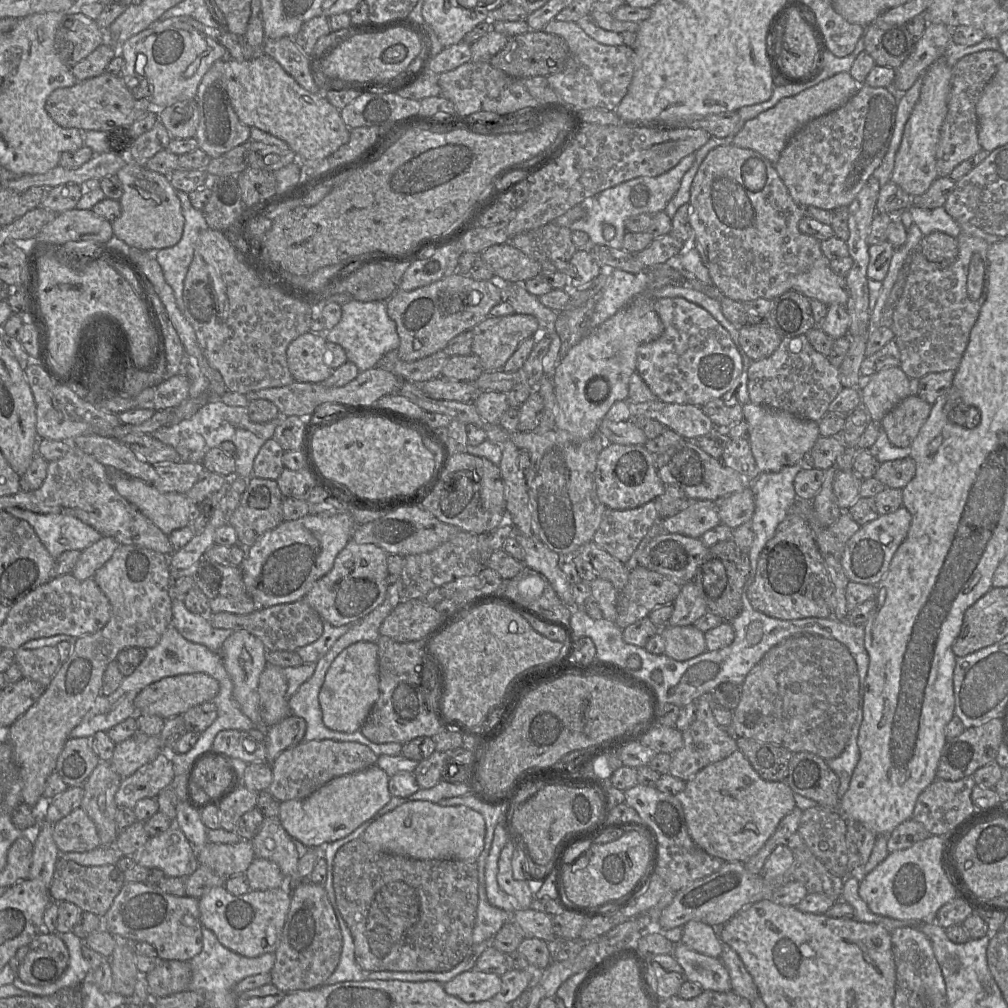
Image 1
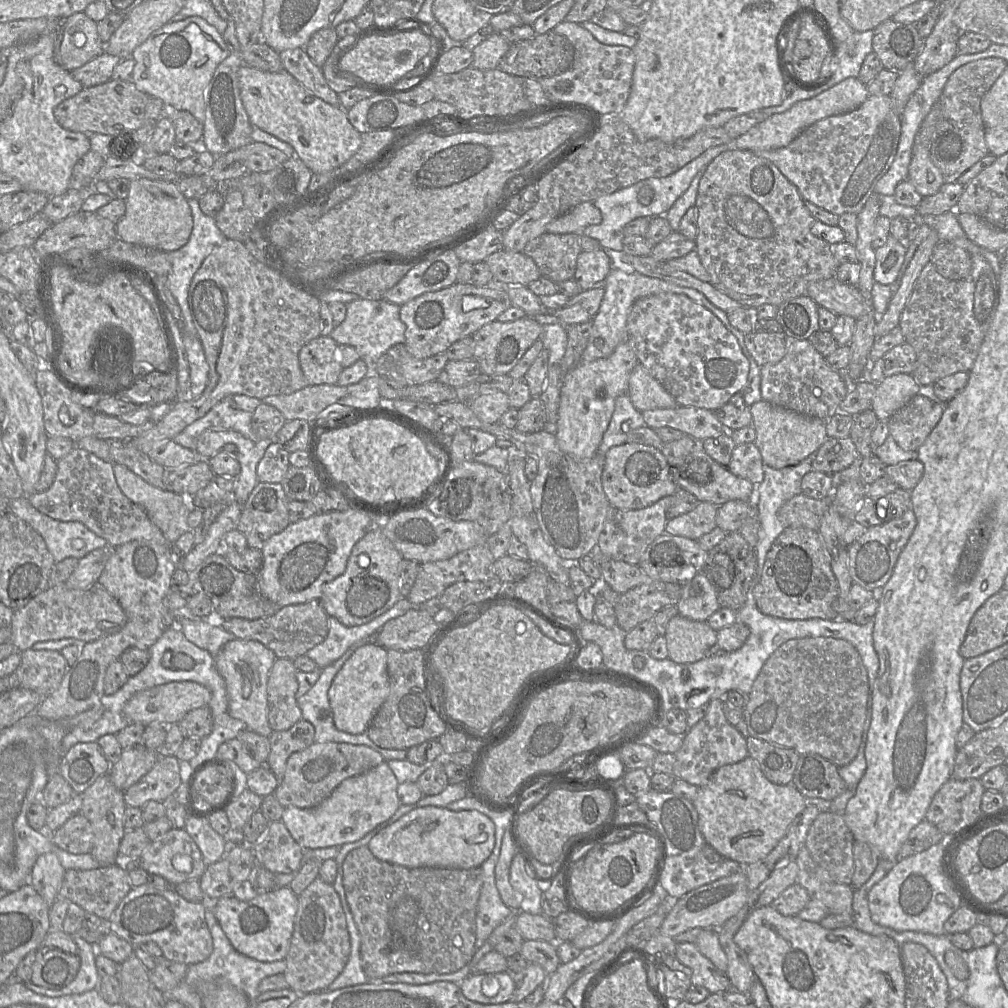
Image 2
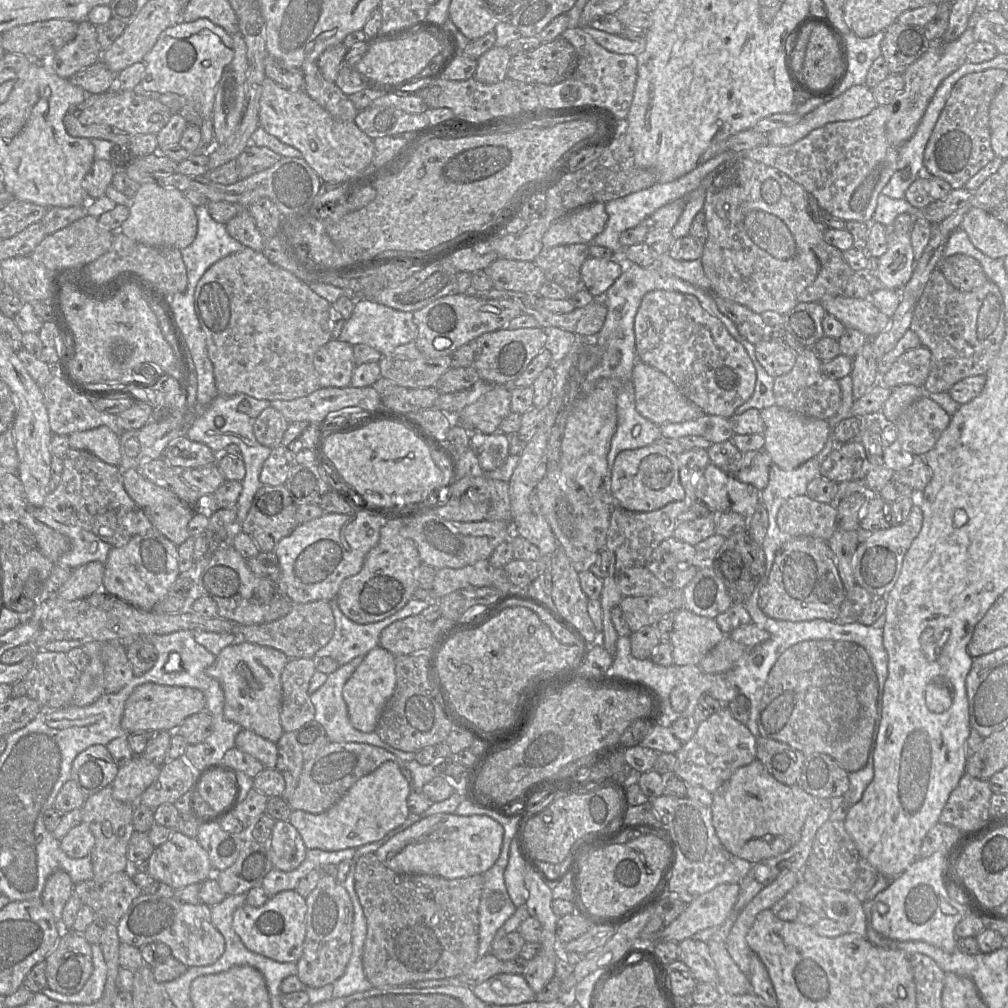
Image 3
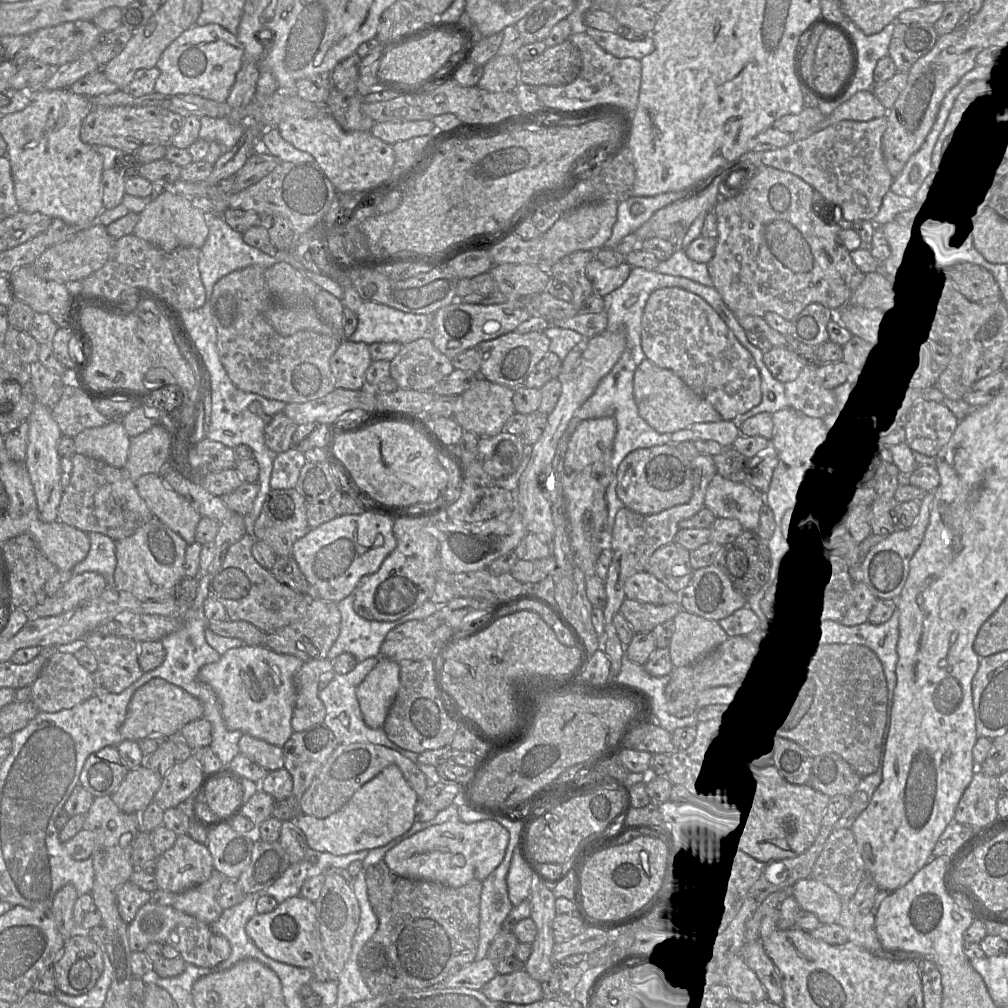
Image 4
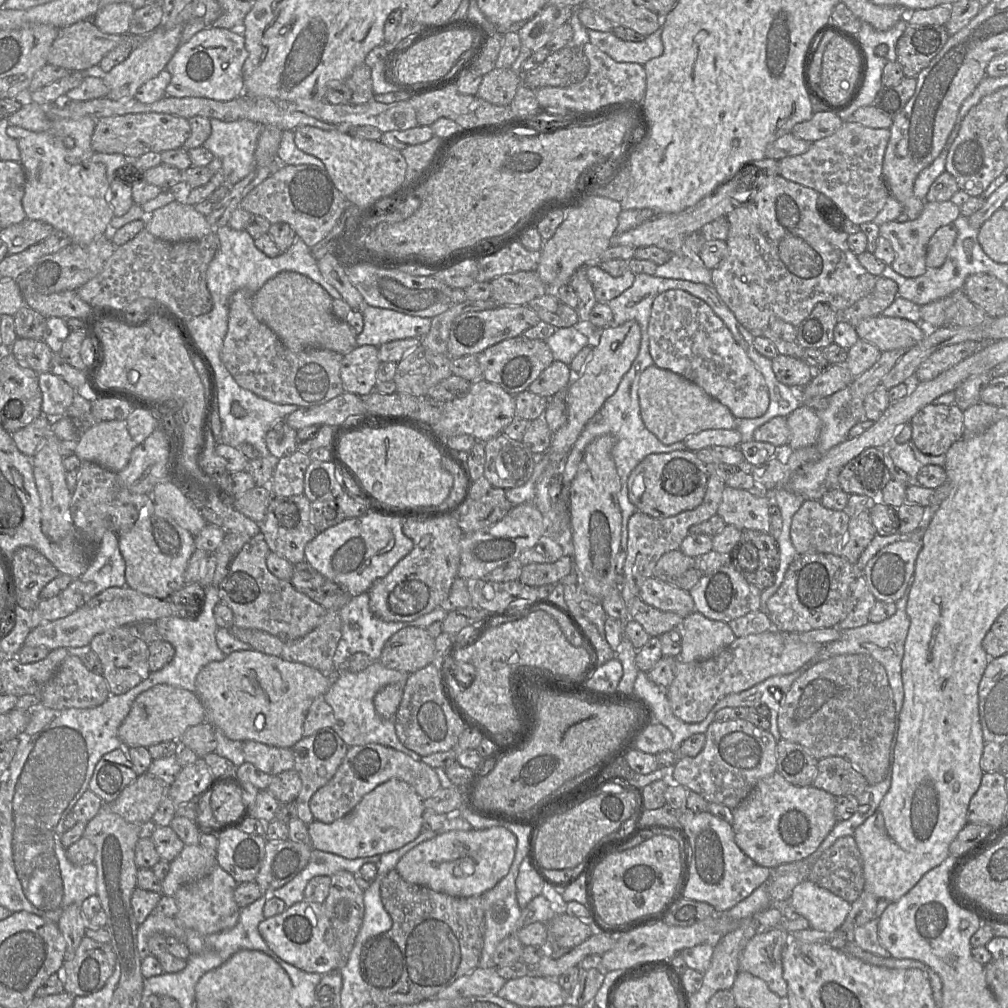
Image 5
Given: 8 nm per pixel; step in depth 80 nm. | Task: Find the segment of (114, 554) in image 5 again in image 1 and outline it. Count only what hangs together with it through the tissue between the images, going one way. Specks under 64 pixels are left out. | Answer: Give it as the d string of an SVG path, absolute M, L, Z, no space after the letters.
M17 507L7 510L30 524L53 559L68 550L83 551L102 535L76 517L64 514L40 514Z

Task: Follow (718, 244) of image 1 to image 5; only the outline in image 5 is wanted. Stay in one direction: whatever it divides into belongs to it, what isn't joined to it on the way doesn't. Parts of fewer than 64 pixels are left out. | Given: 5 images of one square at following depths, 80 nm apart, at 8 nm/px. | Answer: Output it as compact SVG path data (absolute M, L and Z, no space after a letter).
M780 175L769 176L765 179L764 185L758 190L751 201L746 205L735 207L726 216L729 222L729 232L726 239L728 253L719 265L711 270L712 283L721 299L733 312L737 320L752 334L753 331L761 331L769 328L769 322L772 316L780 318L796 327L810 315L818 303L828 304L833 310L841 313L858 300L871 293L875 287L877 277L866 271L859 263L857 256L849 249L847 242L848 233L846 233L845 230L835 231L819 216L816 208L818 197L819 193L812 188L789 181Z

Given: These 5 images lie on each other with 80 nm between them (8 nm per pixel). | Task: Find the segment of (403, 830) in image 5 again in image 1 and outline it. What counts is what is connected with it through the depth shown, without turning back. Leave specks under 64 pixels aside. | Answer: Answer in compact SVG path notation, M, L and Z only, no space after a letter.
M376 765L353 774L336 777L306 799L281 802L278 819L292 839L296 839L307 848L324 849L327 844L348 836L389 803L392 795L389 792L388 781L389 776Z

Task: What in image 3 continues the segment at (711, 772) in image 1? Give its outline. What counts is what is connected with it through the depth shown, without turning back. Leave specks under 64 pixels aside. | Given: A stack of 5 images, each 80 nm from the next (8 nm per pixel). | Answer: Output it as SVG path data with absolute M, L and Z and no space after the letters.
M757 759L737 769L712 797L710 809L717 837L731 854L752 864L783 854L796 845L805 820L816 802L816 798L800 786L788 786L777 781Z

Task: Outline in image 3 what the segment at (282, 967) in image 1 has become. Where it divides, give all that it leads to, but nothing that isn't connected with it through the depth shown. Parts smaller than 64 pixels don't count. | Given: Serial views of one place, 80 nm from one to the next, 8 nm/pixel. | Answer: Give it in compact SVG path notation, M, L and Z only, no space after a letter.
M323 875L305 900L306 935L296 976L306 987L320 988L333 984L345 972L352 953L354 907L347 890L331 875Z

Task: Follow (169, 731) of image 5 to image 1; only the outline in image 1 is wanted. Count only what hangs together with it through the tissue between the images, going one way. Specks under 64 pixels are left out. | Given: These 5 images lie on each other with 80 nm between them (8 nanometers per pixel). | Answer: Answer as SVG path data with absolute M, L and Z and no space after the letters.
M205 673L181 674L165 677L144 688L134 699L137 714L156 715L164 720L181 716L190 708L213 701L219 692L219 683Z

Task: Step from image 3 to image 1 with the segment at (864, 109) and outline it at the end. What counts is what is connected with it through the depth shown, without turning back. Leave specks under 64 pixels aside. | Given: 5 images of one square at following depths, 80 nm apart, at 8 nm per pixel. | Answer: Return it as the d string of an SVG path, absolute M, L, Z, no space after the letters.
M837 73L797 95L782 98L775 106L747 120L734 136L733 144L740 148L754 150L772 164L776 164L790 138L811 120L828 114L844 105L860 88L849 73Z

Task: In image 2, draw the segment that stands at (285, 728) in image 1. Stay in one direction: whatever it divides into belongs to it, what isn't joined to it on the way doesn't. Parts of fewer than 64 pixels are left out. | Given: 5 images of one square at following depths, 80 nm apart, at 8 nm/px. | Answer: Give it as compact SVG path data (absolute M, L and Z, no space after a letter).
M301 719L284 731L273 731L268 737L270 753L266 766L280 782L286 770L288 758L315 743L315 729L311 723Z

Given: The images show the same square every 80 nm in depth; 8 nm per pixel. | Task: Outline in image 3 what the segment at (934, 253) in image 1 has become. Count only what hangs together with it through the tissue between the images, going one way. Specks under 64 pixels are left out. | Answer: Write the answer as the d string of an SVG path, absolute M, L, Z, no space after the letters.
M965 254L942 258L938 263L938 269L955 288L961 291L971 291L988 280L981 264Z

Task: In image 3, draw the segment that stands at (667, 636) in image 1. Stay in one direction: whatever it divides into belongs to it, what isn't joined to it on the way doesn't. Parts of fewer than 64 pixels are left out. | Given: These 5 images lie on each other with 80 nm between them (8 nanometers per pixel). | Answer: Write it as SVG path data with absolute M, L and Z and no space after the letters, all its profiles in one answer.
M681 608L675 612L670 636L673 663L698 665L702 658L727 635L713 618Z

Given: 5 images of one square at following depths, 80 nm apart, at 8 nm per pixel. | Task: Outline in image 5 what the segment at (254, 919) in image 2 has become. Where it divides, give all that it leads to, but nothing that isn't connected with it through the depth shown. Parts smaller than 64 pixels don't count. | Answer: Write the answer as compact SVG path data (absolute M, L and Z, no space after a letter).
M304 899L279 915L265 918L258 930L278 957L303 971L324 975L339 970L339 944L323 904Z

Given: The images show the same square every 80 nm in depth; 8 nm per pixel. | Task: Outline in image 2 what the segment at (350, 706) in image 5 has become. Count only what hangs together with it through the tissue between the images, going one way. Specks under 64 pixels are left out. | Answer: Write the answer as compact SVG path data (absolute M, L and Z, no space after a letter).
M377 633L373 634L372 636L365 638L363 640L358 641L354 645L352 645L338 660L336 660L333 664L326 666L324 668L321 668L320 677L317 680L317 682L314 684L314 686L303 696L297 699L297 704L301 710L302 713L302 719L308 721L311 723L315 729L315 736L314 741L315 743L348 743L352 745L364 745L367 746L374 751L381 754L381 756L384 758L384 761L387 762L389 760L405 760L407 756L407 751L405 750L399 750L399 749L386 749L381 748L374 744L371 739L365 734L359 734L359 735L353 735L348 734L346 732L339 731L333 722L333 715L332 710L329 704L328 699L328 690L331 686L331 683L336 676L336 674L339 672L343 664L346 662L346 660L353 654L353 652L360 646L366 645L366 644L376 644L377 643Z

